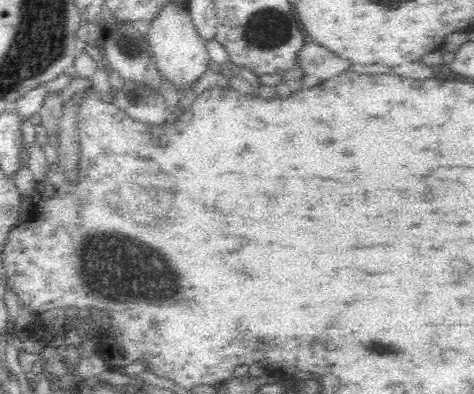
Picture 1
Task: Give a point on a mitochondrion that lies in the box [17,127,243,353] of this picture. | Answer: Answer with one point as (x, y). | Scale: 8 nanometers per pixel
(104, 257)

